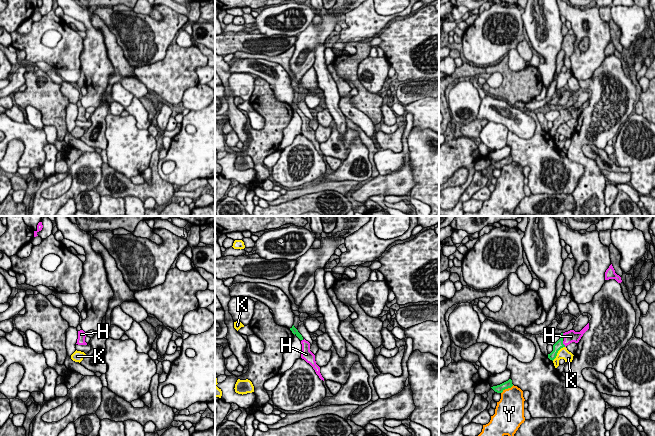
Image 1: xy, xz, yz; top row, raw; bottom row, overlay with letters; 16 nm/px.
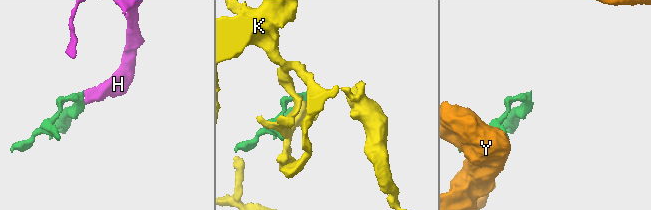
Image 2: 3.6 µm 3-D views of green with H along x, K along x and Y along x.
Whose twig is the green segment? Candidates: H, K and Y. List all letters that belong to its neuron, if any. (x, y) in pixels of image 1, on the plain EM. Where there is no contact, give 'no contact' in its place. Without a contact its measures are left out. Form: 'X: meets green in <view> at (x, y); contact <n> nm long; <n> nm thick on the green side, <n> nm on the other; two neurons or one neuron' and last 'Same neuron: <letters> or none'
H: meets green in yz at (563, 120); contact 110 nm long; 140 nm thick on the green side, 190 nm on the other; one neuron
K: meets green in yz at (557, 128); contact 320 nm long; 140 nm thick on the green side, 180 nm on the other; two neurons
Y: meets green in yz at (507, 164); contact 240 nm long; 130 nm thick on the green side, 380 nm on the other; two neurons
Same neuron: H

